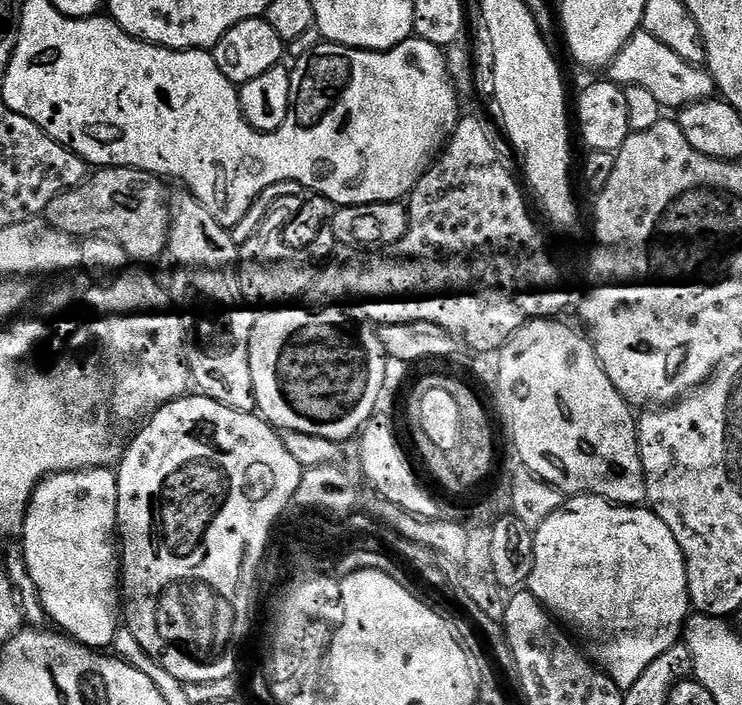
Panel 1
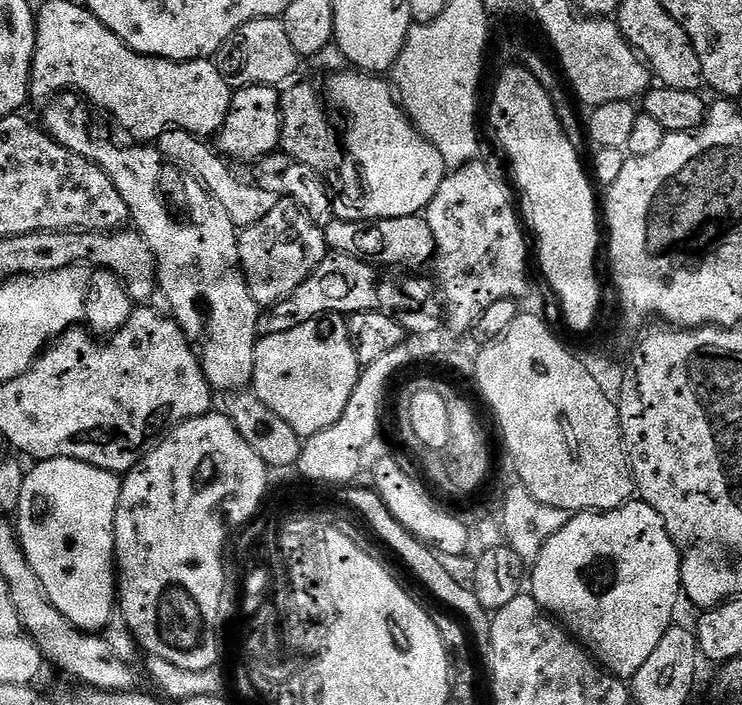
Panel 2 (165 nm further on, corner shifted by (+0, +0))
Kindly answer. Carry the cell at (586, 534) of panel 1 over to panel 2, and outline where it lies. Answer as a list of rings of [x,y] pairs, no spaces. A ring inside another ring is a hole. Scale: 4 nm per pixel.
[[[629,502],[620,508],[609,512],[577,512],[566,522],[564,526],[549,538],[542,546],[540,556],[534,561],[530,568],[530,594],[540,604],[545,612],[553,617],[559,618],[566,625],[567,631],[573,637],[578,638],[579,643],[607,671],[621,678],[631,678],[638,674],[638,670],[650,659],[650,654],[658,647],[663,635],[668,628],[674,624],[672,615],[676,612],[676,603],[682,600],[682,589],[680,587],[680,552],[674,546],[670,534],[664,525],[664,519],[654,511],[649,504],[643,502]]]

